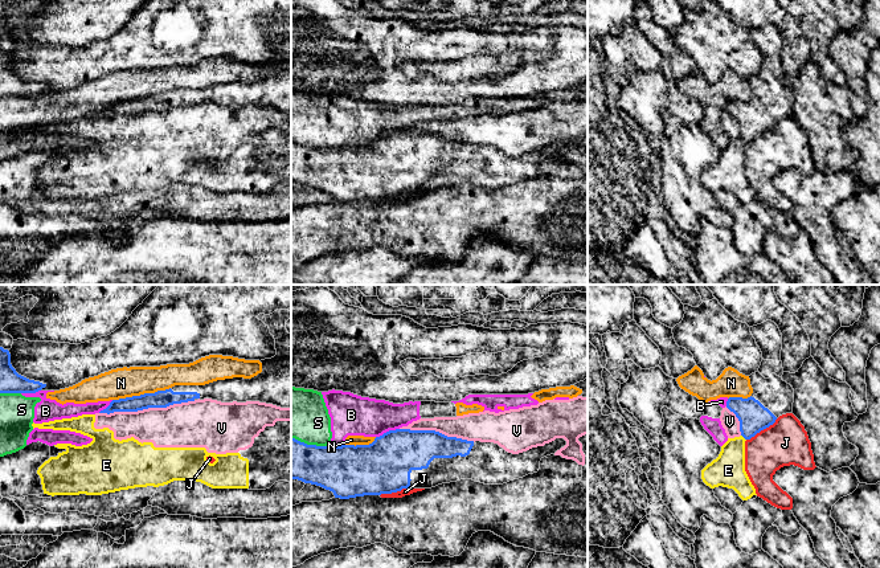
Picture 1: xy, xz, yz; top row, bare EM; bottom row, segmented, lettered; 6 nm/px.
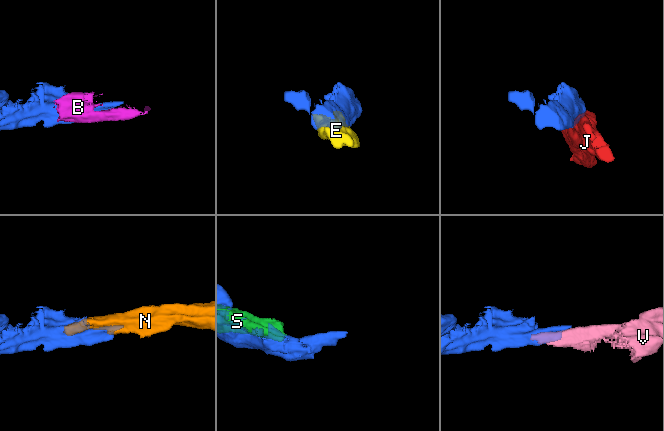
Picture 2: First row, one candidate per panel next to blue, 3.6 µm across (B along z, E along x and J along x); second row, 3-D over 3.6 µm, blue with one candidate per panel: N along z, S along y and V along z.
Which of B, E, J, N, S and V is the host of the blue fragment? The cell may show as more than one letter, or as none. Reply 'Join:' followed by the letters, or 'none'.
Join: none

